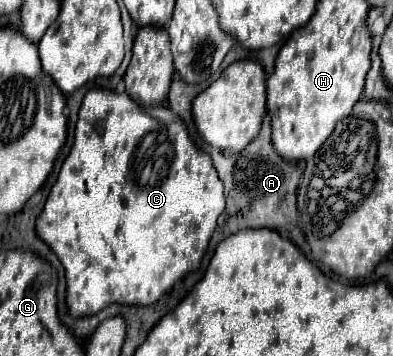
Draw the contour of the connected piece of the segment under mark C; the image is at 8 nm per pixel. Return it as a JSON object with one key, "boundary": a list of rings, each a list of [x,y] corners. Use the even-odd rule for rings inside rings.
{"boundary":[[[91,89],[83,97],[81,109],[79,109],[79,121],[75,127],[75,141],[71,145],[71,151],[67,159],[63,161],[63,167],[59,171],[59,177],[55,185],[51,187],[51,193],[45,201],[45,207],[41,215],[37,217],[37,235],[41,241],[45,241],[53,253],[59,257],[59,261],[65,267],[65,279],[67,279],[67,307],[71,317],[83,317],[83,315],[95,315],[103,307],[111,303],[121,305],[153,305],[157,299],[167,293],[175,281],[179,281],[189,271],[199,269],[201,259],[205,255],[205,249],[209,245],[209,239],[215,231],[217,217],[225,209],[225,197],[223,197],[223,183],[217,177],[217,171],[211,163],[211,157],[195,147],[195,143],[189,139],[187,127],[183,121],[165,105],[161,107],[145,107],[135,103],[127,93],[117,93],[109,89]]]}

